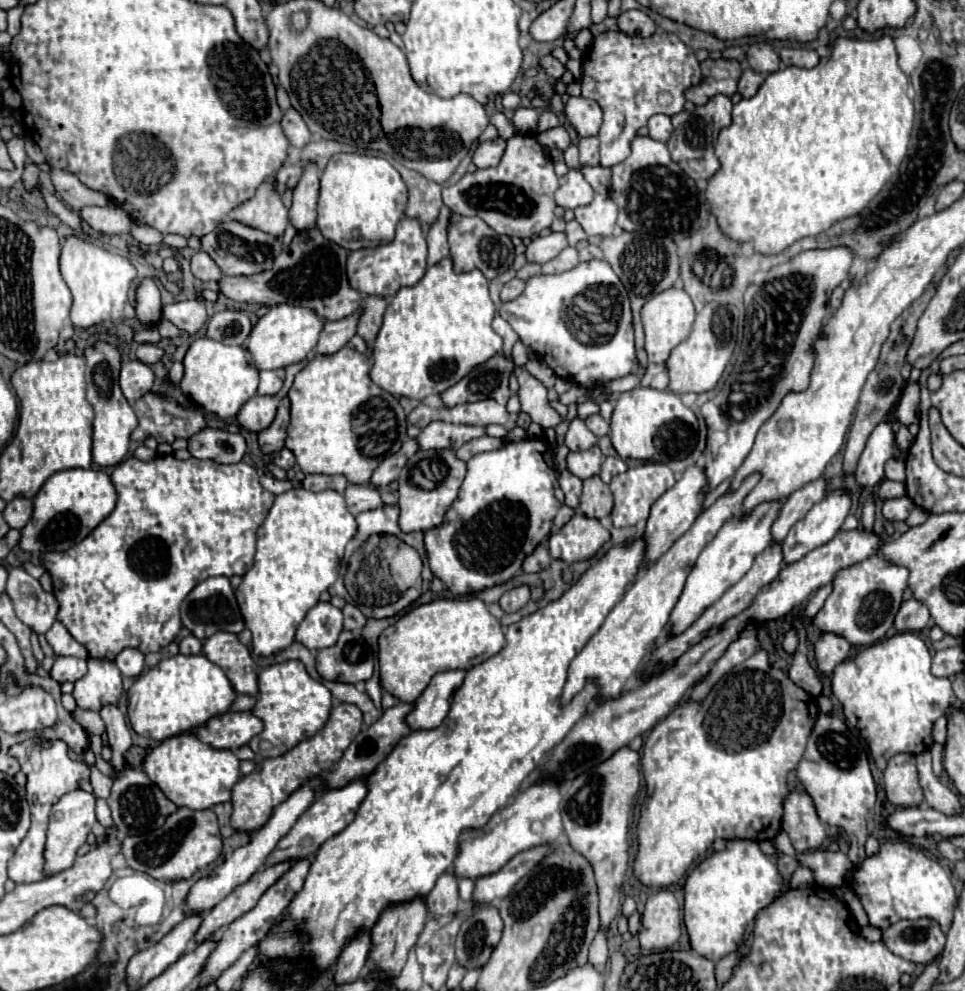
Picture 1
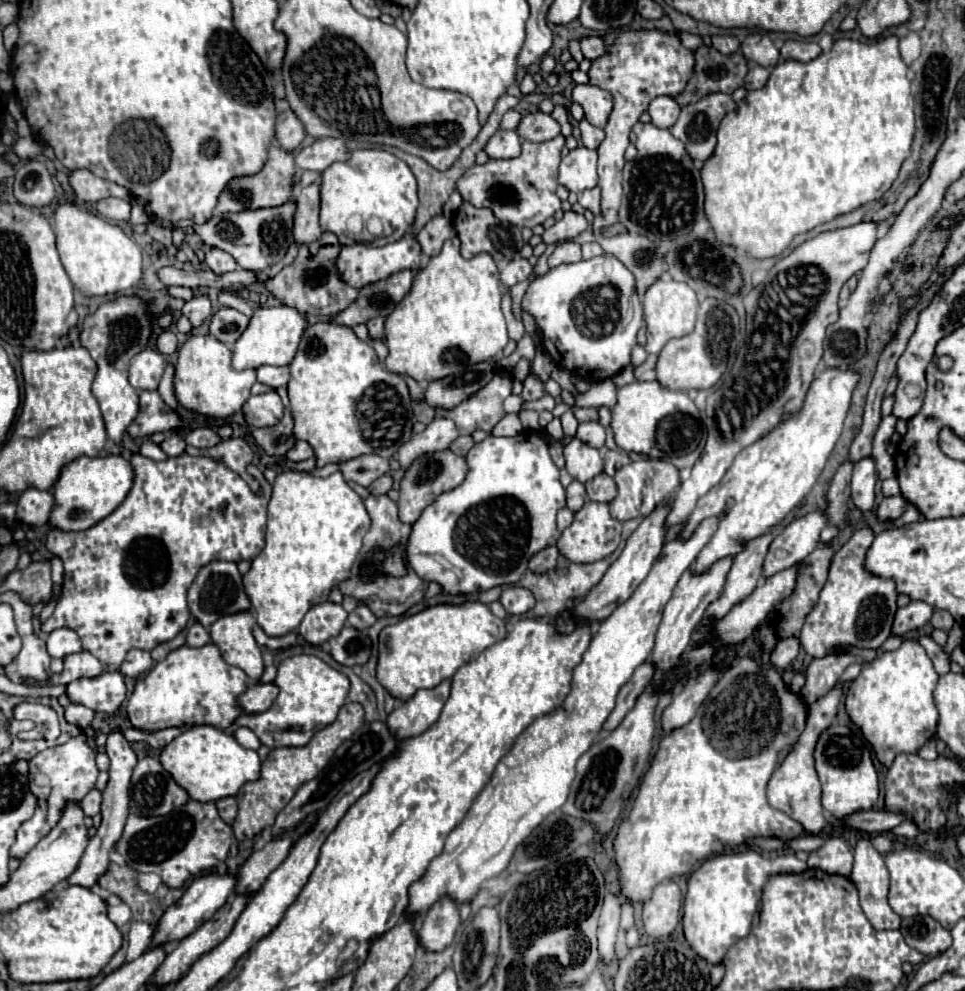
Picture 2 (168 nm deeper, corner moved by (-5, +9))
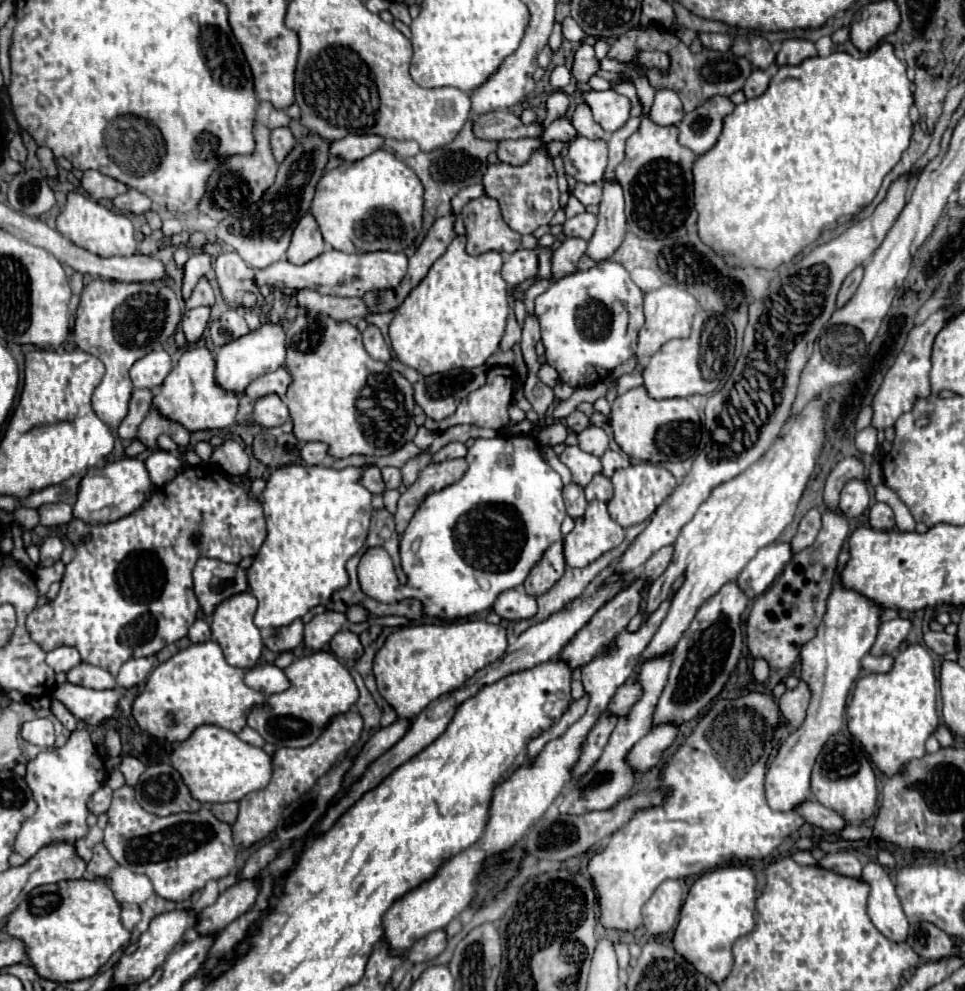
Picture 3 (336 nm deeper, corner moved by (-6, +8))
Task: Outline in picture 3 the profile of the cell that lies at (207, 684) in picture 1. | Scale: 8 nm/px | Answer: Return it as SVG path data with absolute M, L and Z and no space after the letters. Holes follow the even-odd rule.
M206 641L190 645L160 663L150 673L144 691L136 697L132 715L142 731L170 743L182 743L196 727L206 723L240 733L250 709L262 701L266 701L266 697L244 683L244 671L226 663L220 645Z

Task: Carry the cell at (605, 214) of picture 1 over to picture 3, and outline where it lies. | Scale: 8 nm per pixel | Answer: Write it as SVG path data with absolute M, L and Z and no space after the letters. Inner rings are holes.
M576 183L574 195L582 205L598 205L602 199L602 187L598 183Z

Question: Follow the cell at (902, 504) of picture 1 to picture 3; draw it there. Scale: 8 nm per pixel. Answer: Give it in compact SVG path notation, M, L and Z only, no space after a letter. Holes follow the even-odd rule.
M874 503L870 507L870 525L880 531L894 529L894 513L886 503Z

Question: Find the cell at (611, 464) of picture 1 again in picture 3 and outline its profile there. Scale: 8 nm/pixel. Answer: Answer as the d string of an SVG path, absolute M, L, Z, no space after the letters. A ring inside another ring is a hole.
M608 451L608 453L604 453L602 463L604 463L602 473L604 473L606 477L612 477L612 473L614 473L618 467L626 467L626 465L628 465L628 457L626 457L626 455L620 455L620 453L614 453L614 451Z

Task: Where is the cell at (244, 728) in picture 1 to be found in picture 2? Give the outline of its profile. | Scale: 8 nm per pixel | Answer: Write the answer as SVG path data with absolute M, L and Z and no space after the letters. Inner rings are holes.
M251 684L237 702L245 714L261 714L271 708L277 692L275 684Z

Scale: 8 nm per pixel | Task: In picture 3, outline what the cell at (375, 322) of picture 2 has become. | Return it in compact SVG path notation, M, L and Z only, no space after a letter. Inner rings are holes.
M368 325L368 329L364 331L364 349L370 353L370 357L374 357L376 361L384 361L388 363L392 359L388 345L384 343L384 337L380 333L378 327Z

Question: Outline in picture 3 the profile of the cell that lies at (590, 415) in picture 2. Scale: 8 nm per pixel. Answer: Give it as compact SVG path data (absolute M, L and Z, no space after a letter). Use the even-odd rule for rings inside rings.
M572 411L572 413L566 417L564 425L566 425L568 429L574 429L576 433L580 433L582 429L588 427L588 417L586 417L582 411Z

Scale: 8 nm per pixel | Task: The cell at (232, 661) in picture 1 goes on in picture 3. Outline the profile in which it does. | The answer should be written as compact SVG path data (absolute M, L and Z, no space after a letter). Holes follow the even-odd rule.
M246 591L246 593L234 595L234 597L228 597L212 613L212 623L210 623L212 637L220 643L226 661L234 667L240 667L240 669L256 667L260 653L262 653L262 647L264 647L262 637L260 637L260 629L252 621L254 613L256 613L256 603L258 601L254 601L254 595L250 591Z

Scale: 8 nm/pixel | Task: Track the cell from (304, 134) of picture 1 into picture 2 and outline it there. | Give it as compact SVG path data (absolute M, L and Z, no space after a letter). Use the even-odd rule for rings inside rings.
M293 110L281 112L277 116L275 130L277 130L277 140L279 140L281 148L287 150L287 152L295 150L303 142L305 134L307 134L305 132L305 126L301 124L301 120L297 120L297 116L295 116Z

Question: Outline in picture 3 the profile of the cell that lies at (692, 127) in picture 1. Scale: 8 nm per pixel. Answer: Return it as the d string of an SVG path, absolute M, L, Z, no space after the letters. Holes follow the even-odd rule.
M712 97L692 113L686 113L678 125L680 145L692 149L696 155L704 155L714 147L722 133L722 119L734 111L728 97Z

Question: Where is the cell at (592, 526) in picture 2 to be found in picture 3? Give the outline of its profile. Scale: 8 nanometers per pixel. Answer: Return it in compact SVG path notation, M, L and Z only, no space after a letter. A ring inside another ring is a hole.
M592 501L584 517L564 537L564 557L570 567L586 567L624 541L624 529L610 519L606 503Z

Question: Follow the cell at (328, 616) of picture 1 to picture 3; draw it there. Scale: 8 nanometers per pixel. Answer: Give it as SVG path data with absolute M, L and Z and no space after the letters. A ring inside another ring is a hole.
M336 611L314 615L304 627L304 645L314 651L324 649L328 641L344 627L344 623L346 623L346 617Z

